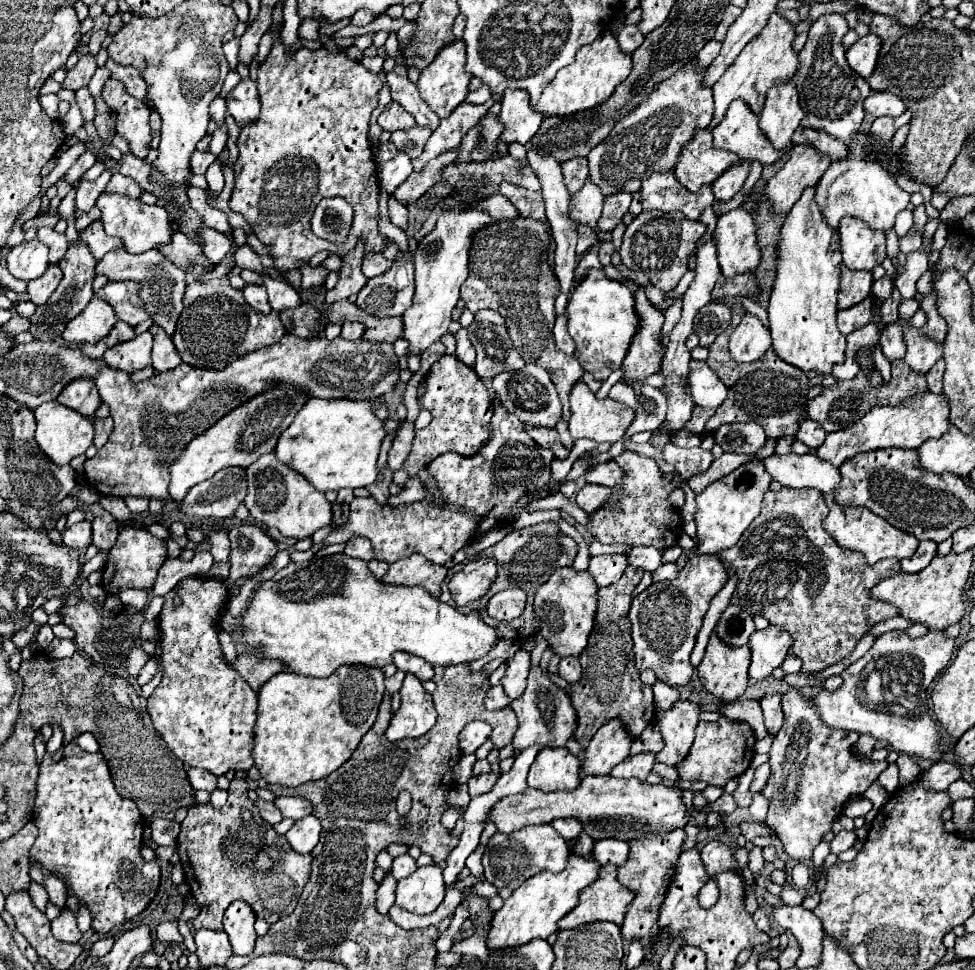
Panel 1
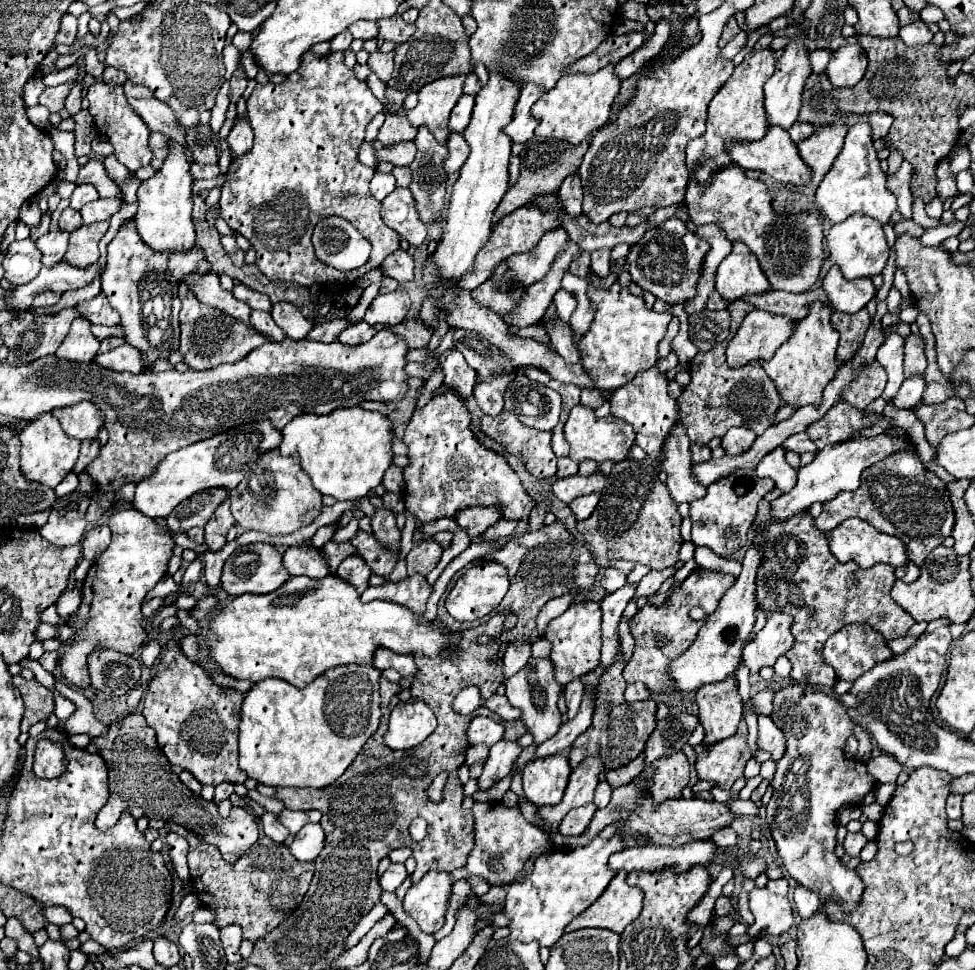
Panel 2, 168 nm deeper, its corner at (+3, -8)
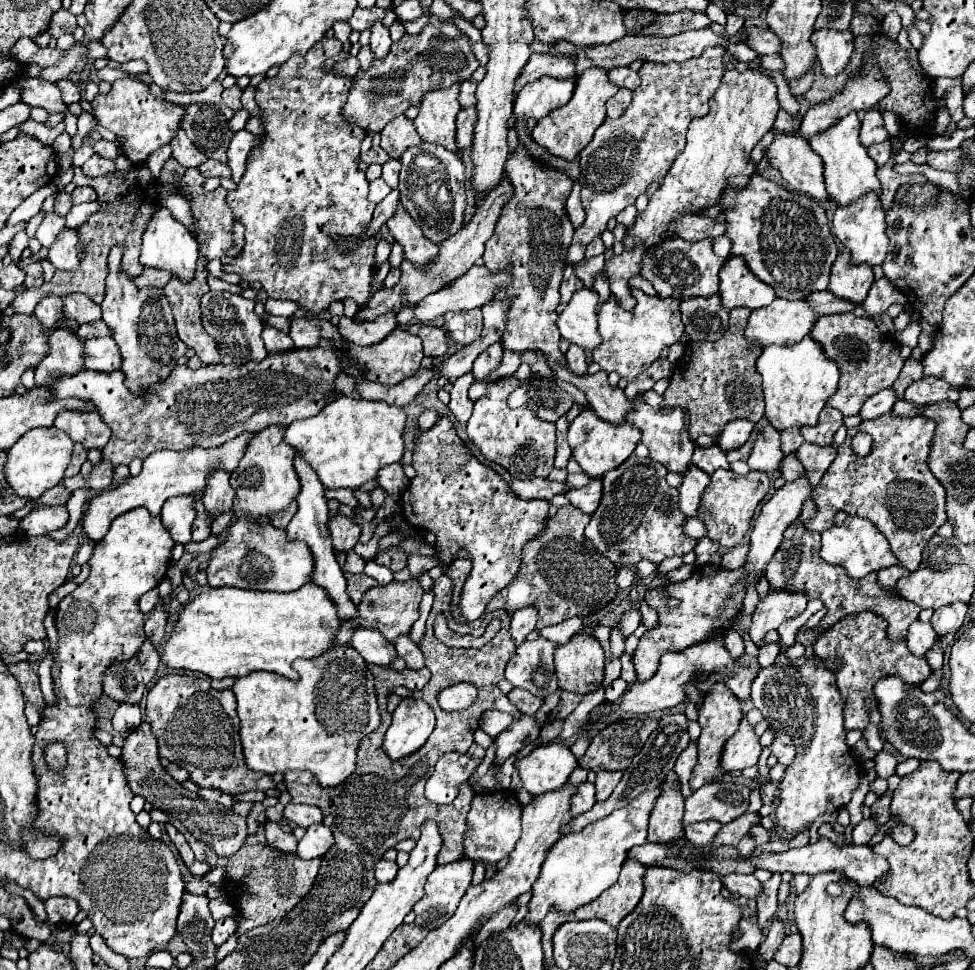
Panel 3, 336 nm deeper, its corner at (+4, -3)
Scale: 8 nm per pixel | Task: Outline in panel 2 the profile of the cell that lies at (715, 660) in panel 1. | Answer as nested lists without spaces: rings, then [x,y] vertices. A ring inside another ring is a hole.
[[[735,674],[721,682],[703,684],[695,700],[699,706],[699,722],[705,728],[705,744],[715,744],[733,736],[743,716],[743,700]]]

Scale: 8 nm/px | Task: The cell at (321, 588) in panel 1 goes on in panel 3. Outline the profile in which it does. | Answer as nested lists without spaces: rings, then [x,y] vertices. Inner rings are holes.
[[[306,583],[302,589],[292,593],[258,593],[248,589],[220,587],[198,593],[178,615],[168,641],[162,647],[162,665],[168,669],[190,669],[200,671],[212,679],[244,677],[252,671],[272,671],[288,679],[296,679],[292,669],[294,659],[312,659],[334,647],[334,637],[340,629],[336,607],[328,599],[326,591],[314,583]]]

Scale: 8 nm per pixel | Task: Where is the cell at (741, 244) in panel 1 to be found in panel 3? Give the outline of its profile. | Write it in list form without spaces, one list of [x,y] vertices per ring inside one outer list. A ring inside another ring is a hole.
[[[734,255],[720,269],[720,297],[726,309],[734,307],[760,309],[768,307],[776,299],[774,289],[756,279],[756,275],[748,271],[744,259]]]

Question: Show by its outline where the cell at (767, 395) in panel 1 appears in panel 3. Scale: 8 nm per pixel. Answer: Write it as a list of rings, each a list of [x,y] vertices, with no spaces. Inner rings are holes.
[[[738,307],[730,311],[730,329],[718,341],[690,341],[684,357],[676,363],[670,385],[662,395],[660,407],[682,407],[690,413],[690,439],[700,435],[718,437],[728,421],[748,419],[758,423],[764,417],[762,379],[754,367],[762,347],[744,339],[744,327],[752,311]]]

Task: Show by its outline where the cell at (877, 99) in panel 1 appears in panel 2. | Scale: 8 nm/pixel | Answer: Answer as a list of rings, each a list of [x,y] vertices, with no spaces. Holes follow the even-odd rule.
[[[873,112],[869,114],[869,124],[873,128],[873,138],[885,138],[889,134],[889,128],[893,124],[893,116],[889,116],[887,112]]]

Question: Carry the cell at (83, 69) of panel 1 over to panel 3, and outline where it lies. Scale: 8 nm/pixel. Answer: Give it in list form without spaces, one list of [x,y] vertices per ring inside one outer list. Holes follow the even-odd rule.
[[[20,77],[14,83],[20,87],[20,99],[30,105],[30,107],[42,107],[48,113],[54,111],[66,111],[66,105],[62,103],[60,91],[56,85],[46,83],[42,79],[32,79],[32,77]]]

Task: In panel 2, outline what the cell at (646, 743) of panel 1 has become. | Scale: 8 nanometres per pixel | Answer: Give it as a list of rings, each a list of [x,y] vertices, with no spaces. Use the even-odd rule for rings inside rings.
[[[641,752],[641,756],[637,756],[635,760],[631,760],[627,766],[621,766],[617,770],[609,770],[607,772],[607,782],[613,788],[623,786],[623,784],[631,782],[631,778],[635,778],[637,774],[641,774],[641,768],[645,768],[645,752]]]

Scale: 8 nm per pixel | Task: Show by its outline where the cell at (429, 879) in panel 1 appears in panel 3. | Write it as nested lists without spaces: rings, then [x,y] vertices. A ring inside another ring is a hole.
[[[458,859],[448,865],[438,865],[426,879],[424,897],[414,905],[416,923],[426,925],[430,929],[438,927],[450,919],[470,887],[474,863],[470,859]]]

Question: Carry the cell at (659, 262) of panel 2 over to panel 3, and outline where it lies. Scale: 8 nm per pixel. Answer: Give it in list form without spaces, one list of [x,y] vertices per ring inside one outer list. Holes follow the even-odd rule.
[[[680,237],[668,239],[648,253],[648,257],[642,261],[640,275],[654,285],[660,299],[676,297],[682,301],[688,297],[712,297],[718,293],[718,271],[726,263],[726,259],[720,259],[712,251],[712,241],[714,239],[688,243]]]

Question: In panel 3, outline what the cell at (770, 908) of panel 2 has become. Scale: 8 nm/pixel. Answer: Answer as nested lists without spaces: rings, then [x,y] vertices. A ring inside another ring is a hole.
[[[730,873],[722,877],[722,887],[728,889],[730,893],[746,895],[746,897],[758,897],[760,893],[760,883],[754,875],[740,875],[740,873]]]

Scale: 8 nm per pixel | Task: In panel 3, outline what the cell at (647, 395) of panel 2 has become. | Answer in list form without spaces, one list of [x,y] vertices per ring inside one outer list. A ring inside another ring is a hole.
[[[638,397],[632,403],[636,409],[628,415],[628,421],[642,431],[640,441],[648,447],[650,457],[672,473],[684,473],[688,465],[692,465],[692,451],[696,447],[688,435],[688,413],[684,409],[652,409],[644,397]]]

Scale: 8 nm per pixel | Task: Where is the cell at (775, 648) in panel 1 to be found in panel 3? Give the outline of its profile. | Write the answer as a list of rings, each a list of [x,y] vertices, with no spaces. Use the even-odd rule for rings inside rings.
[[[768,591],[766,597],[758,599],[752,627],[750,627],[750,639],[758,645],[768,631],[778,629],[784,621],[798,617],[806,609],[806,595],[798,591]]]

